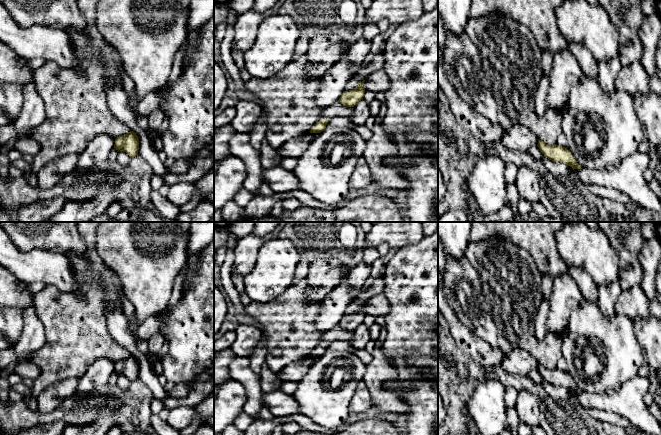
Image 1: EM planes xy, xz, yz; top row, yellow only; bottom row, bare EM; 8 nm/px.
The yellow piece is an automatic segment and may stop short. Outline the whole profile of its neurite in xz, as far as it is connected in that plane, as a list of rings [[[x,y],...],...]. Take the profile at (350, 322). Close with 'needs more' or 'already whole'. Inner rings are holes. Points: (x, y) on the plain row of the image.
[[[365,304],[352,314],[344,315],[339,322],[339,326],[346,331],[354,331],[359,325],[363,324],[365,317],[364,306]]]; already whole

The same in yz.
[[[538,363],[538,372],[548,383],[554,386],[561,386],[569,389],[573,393],[580,393],[581,390],[577,387],[575,382],[572,380],[571,376],[567,371],[562,371],[559,369],[548,369],[542,364]]]; already whole

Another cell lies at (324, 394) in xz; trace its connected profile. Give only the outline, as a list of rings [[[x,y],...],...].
[[[326,351],[312,364],[293,394],[300,413],[326,429],[339,428],[347,421],[351,399],[365,372],[366,365],[355,354],[349,351]]]

